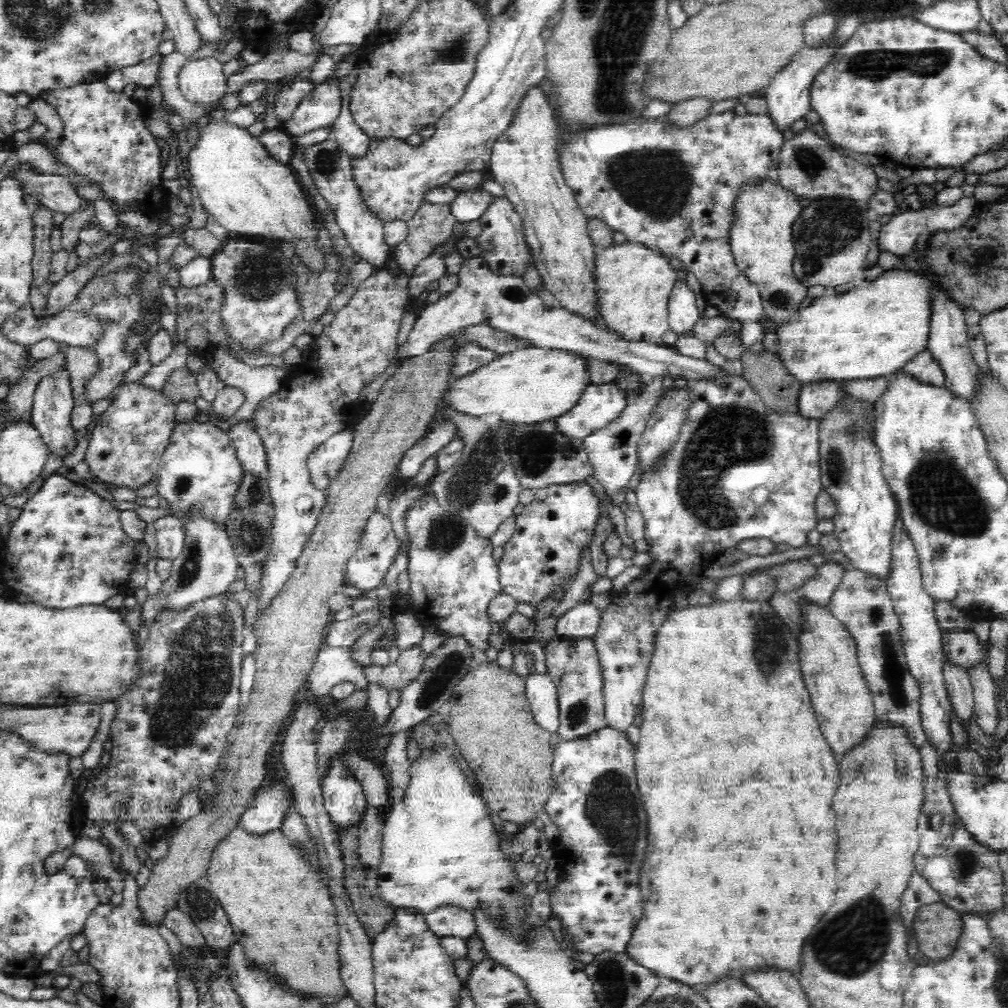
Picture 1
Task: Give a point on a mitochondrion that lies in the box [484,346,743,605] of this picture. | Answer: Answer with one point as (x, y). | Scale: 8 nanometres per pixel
(535, 450)

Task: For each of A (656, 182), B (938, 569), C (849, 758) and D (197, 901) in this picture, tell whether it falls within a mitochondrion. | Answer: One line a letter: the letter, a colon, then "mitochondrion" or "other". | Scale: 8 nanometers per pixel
A: mitochondrion
B: other
C: other
D: mitochondrion

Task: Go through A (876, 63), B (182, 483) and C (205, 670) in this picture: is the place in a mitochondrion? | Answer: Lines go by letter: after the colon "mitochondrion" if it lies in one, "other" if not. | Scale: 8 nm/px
A: mitochondrion
B: mitochondrion
C: mitochondrion

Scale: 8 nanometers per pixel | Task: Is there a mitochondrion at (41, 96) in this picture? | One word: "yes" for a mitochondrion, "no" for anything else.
no

